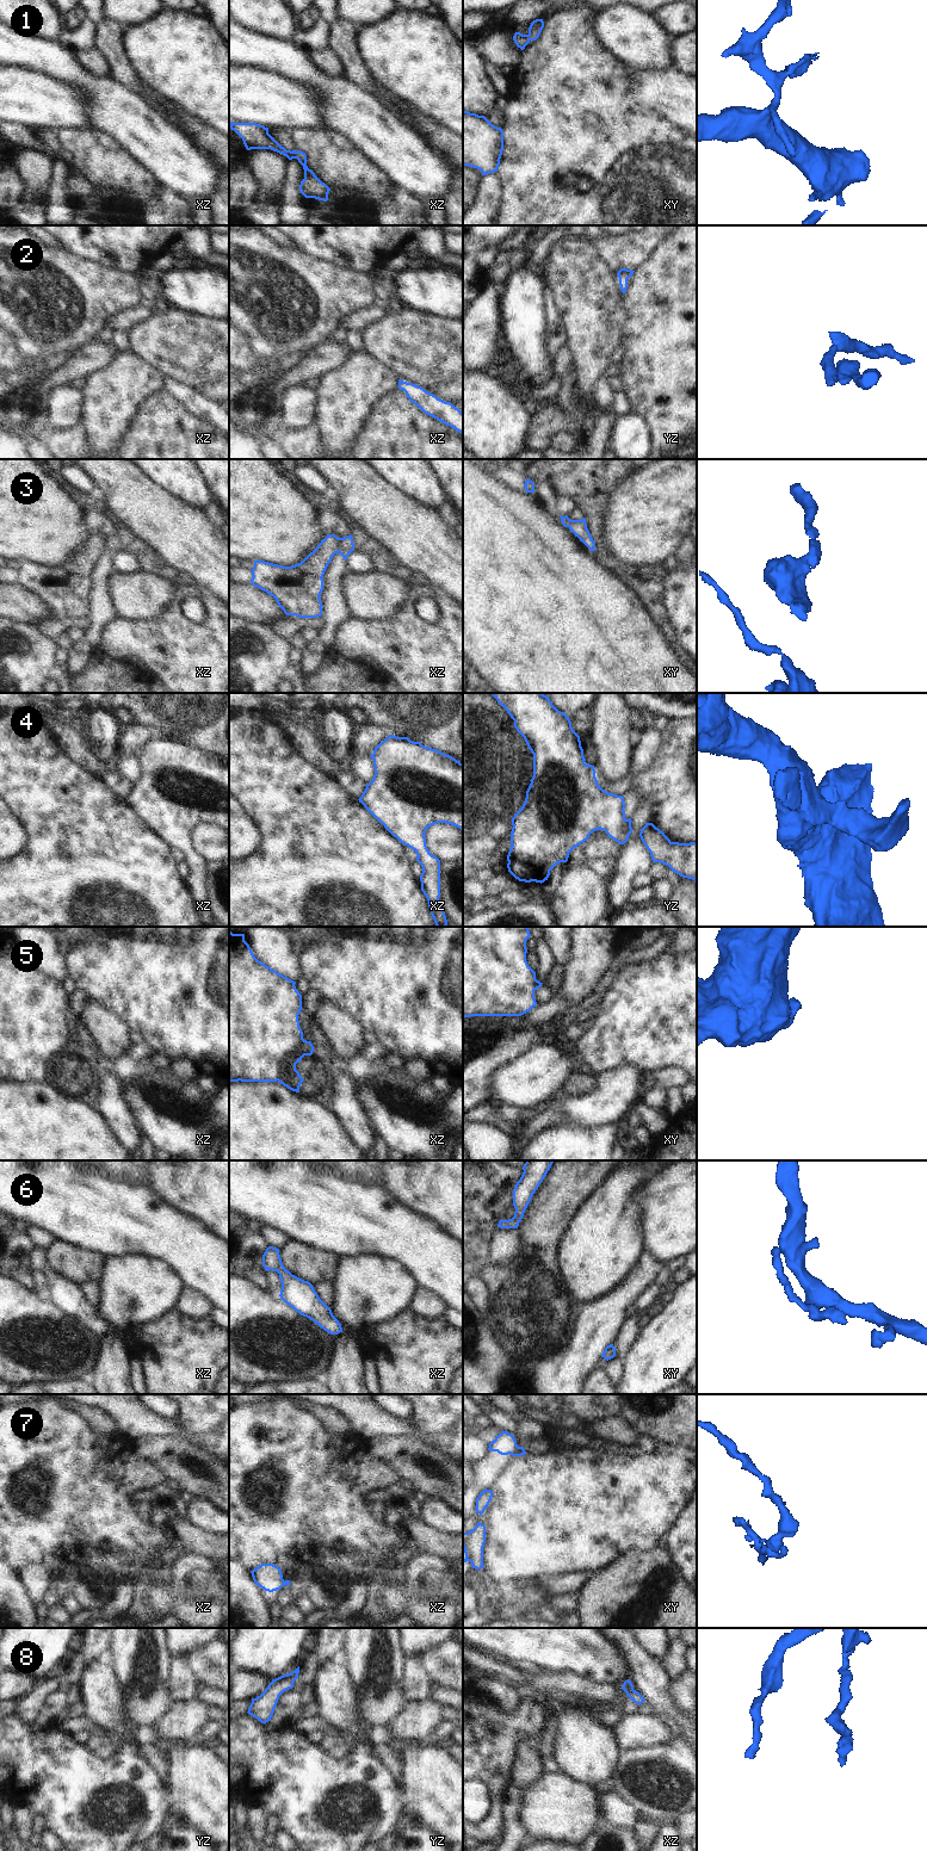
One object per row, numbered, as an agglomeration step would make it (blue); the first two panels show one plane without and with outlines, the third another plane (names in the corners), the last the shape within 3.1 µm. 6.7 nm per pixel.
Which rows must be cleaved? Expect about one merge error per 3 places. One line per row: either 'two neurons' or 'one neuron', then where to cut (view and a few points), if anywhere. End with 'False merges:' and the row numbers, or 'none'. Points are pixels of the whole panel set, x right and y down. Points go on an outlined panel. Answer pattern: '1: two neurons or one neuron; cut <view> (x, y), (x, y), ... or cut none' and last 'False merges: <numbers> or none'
1: one neuron; cut none
2: one neuron; cut none
3: one neuron; cut none
4: one neuron; cut none
5: two neurons; cut xz (302, 1038), (282, 1059), (277, 1079)
6: one neuron; cut none
7: two neurons; cut xy (519, 1447), (513, 1455)
8: one neuron; cut none
False merges: 5, 7

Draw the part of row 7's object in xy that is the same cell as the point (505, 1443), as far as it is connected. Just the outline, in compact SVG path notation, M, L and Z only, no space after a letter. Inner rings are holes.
M507 1431L499 1434L494 1441L489 1443L488 1450L498 1451L501 1455L511 1454L514 1456L518 1451L519 1447L514 1436Z

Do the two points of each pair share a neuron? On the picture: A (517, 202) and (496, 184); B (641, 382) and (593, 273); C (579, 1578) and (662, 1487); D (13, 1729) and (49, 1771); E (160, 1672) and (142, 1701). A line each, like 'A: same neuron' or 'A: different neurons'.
A: different neurons
B: different neurons
C: different neurons
D: same neuron
E: same neuron

